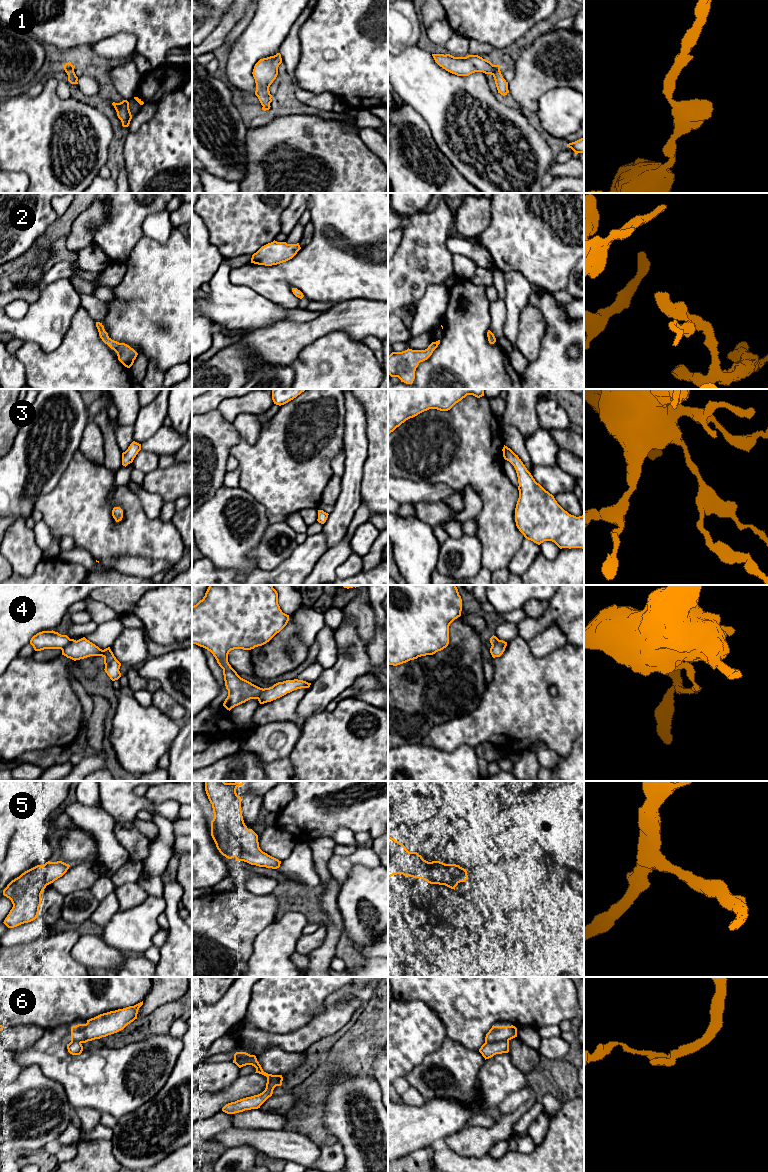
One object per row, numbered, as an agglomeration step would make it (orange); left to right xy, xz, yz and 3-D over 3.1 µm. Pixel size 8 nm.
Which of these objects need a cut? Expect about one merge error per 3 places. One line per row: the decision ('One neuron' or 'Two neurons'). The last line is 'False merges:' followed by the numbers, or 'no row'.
1: One neuron
2: One neuron
3: One neuron
4: Two neurons
5: One neuron
6: Two neurons
False merges: 4, 6

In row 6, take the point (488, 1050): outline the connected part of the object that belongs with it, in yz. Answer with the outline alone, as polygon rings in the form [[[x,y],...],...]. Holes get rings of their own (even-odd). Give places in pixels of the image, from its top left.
[[[504,1040],[492,1043],[485,1042],[479,1049],[479,1052],[485,1058],[485,1060],[493,1057],[496,1054],[508,1053],[509,1041]]]

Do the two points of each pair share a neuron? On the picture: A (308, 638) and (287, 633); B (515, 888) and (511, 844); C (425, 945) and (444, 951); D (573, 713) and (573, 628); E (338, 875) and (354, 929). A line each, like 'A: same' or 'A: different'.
A: different
B: different
C: same
D: different
E: different

